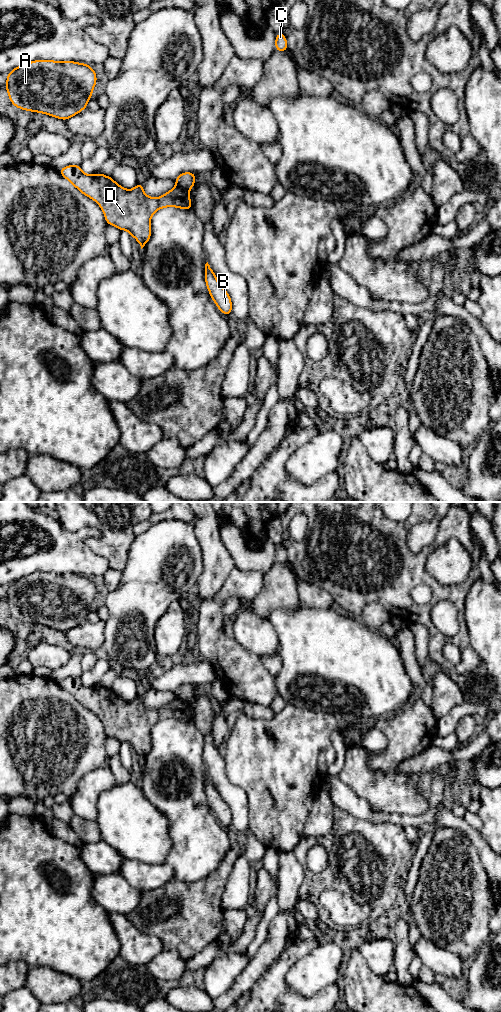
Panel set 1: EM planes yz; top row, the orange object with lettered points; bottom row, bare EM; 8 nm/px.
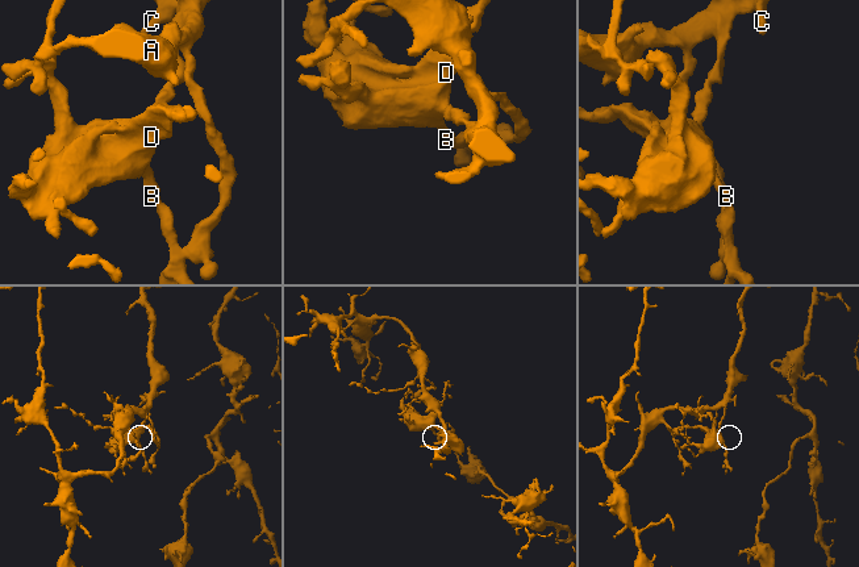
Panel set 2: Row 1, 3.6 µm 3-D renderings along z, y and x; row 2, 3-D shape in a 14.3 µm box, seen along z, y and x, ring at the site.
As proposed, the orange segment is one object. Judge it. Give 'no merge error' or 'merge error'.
merge error

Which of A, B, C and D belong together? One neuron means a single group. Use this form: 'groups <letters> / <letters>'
groups A C / B D

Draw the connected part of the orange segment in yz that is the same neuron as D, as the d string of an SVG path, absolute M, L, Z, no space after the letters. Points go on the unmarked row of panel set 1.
M68 677L58 682L85 708L100 717L107 736L127 742L140 756L141 761L150 752L152 727L164 719L192 720L192 713L184 702L175 699L163 708L153 710L143 703L143 695L127 702L112 689L96 685L86 687L80 677Z

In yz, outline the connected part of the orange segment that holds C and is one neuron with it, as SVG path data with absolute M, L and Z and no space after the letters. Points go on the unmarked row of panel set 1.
M283 544L277 545L275 551L275 562L286 564L287 561L288 561L288 556L285 547L283 546Z

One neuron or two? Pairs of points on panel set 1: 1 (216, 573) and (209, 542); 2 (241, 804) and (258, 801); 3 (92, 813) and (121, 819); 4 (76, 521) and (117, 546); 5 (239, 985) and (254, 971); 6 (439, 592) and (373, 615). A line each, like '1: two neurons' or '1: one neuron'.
1: one neuron
2: two neurons
3: two neurons
4: one neuron
5: one neuron
6: two neurons

